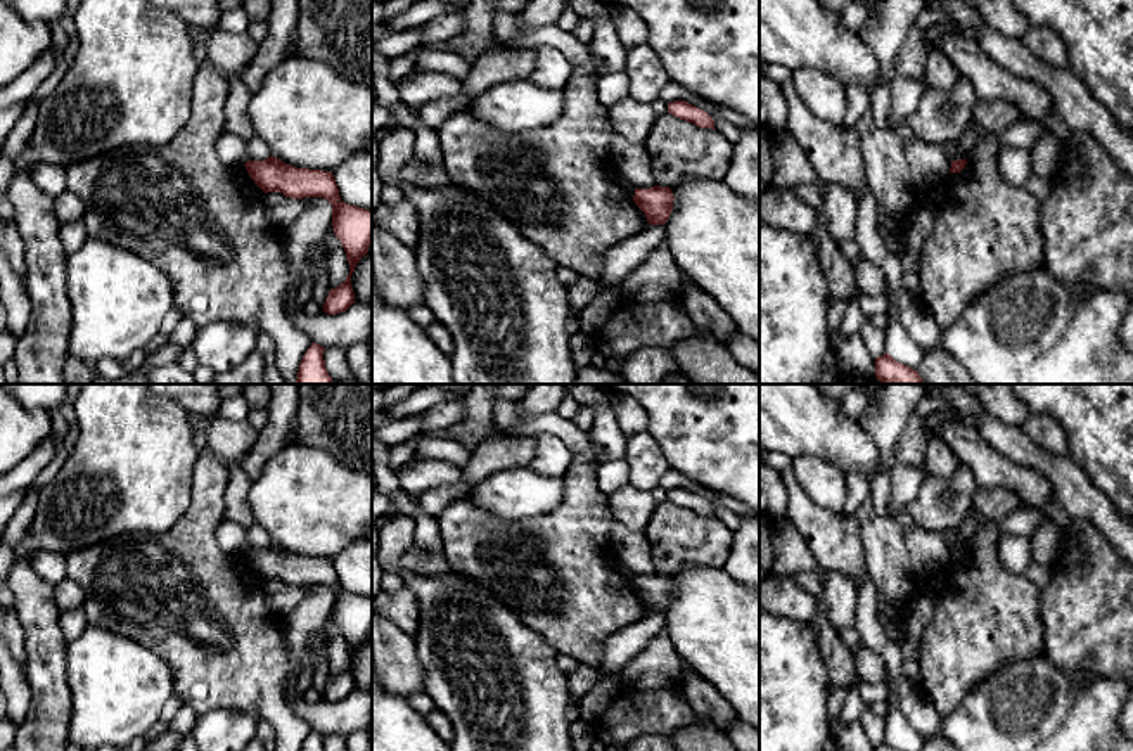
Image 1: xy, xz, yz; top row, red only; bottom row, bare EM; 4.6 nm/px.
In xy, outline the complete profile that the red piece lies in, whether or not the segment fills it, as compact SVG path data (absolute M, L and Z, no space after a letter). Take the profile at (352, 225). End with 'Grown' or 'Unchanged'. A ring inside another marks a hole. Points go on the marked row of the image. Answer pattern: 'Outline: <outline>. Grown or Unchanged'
Outline: M273 156L263 161L249 159L244 166L265 194L280 192L292 199L323 197L332 204L332 230L346 251L349 275L329 291L322 308L329 315L346 311L355 303L351 275L372 242L372 211L346 204L339 197L332 171L296 168Z. Unchanged

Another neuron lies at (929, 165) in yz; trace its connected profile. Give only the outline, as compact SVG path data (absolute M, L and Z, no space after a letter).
M922 76L891 81L887 128L903 144L913 190L925 190L944 182L951 168L950 154L960 151L967 157L983 138L981 128L970 118L969 126L955 142L924 144L917 140L906 119L919 107L925 90L927 85Z

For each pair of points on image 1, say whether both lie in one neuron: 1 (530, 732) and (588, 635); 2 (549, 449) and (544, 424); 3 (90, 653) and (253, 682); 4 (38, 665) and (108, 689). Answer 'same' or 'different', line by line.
1: different
2: different
3: different
4: different

